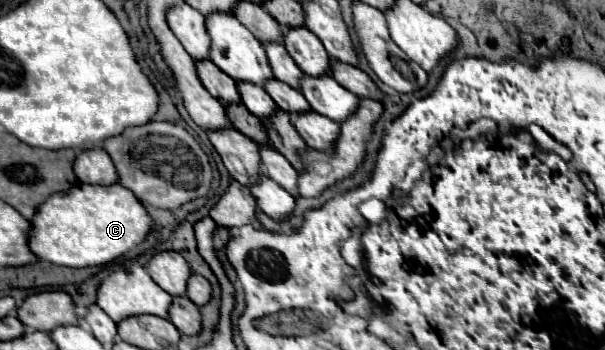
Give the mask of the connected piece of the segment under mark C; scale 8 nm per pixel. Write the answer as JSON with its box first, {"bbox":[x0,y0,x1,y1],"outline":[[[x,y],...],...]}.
{"bbox":[32,184,154,268],"outline":[[[78,184],[68,192],[52,196],[52,200],[40,208],[40,216],[32,218],[32,226],[32,252],[38,252],[36,256],[40,256],[40,260],[58,266],[84,268],[104,266],[128,254],[154,230],[154,220],[148,214],[146,204],[120,184]]]}

